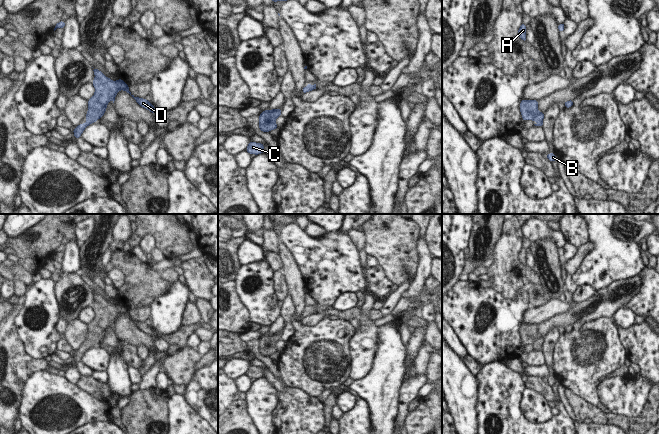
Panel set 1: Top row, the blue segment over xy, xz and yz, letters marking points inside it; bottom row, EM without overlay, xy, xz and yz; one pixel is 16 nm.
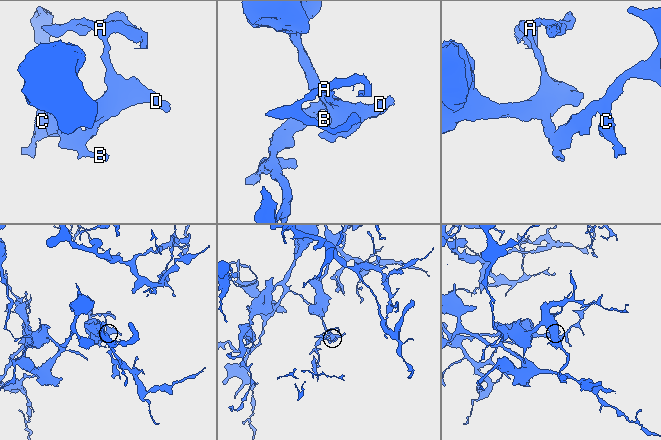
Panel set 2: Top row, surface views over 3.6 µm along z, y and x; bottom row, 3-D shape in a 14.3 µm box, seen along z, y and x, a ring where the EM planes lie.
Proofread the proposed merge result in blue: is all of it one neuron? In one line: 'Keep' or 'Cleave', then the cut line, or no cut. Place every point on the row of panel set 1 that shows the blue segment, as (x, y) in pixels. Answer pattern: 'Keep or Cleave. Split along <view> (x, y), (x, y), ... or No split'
Keep. No split

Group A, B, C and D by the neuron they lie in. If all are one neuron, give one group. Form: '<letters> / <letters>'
A B C D

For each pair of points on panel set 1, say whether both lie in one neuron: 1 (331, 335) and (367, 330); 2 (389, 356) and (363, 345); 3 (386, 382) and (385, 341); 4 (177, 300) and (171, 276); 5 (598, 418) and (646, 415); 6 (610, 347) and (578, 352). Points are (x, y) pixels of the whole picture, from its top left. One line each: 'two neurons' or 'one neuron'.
1: two neurons
2: two neurons
3: one neuron
4: two neurons
5: one neuron
6: one neuron

